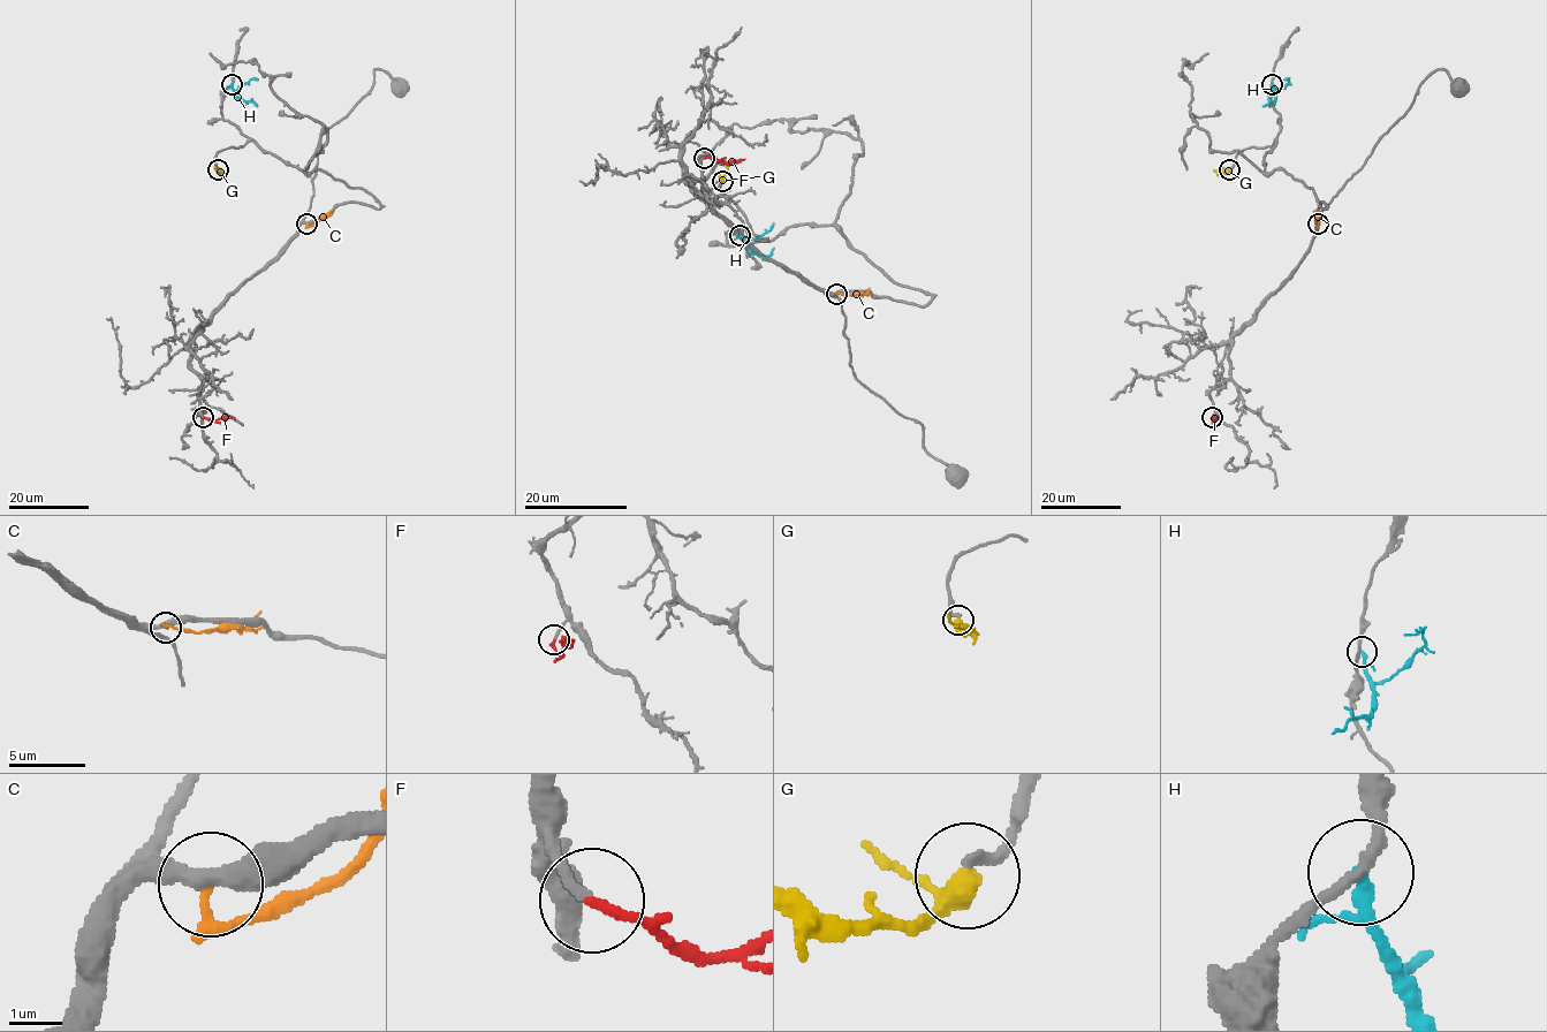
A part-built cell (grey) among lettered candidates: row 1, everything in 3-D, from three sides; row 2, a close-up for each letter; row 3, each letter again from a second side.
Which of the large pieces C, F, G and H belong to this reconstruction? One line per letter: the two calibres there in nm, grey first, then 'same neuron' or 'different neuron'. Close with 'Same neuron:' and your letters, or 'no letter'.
C: 360/180 nm | different neuron
F: 180/170 nm | same neuron
G: 220/320 nm | different neuron
H: 200/200 nm | different neuron
Same neuron: F

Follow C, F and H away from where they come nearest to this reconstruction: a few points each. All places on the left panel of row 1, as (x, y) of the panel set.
C: (306, 224), (313, 225), (332, 211)
F: (203, 417), (210, 420), (235, 418)
H: (232, 84), (234, 92), (242, 84), (258, 80)

